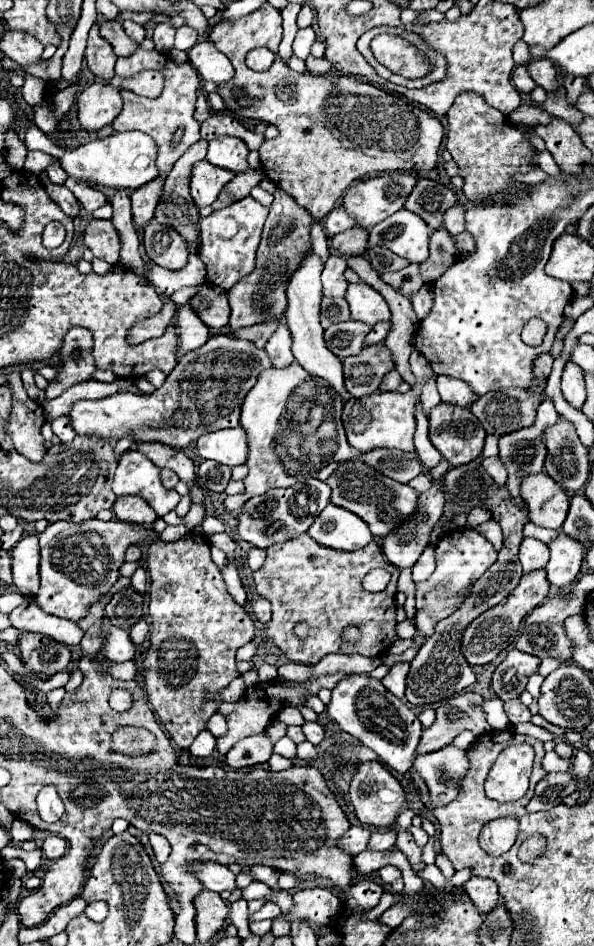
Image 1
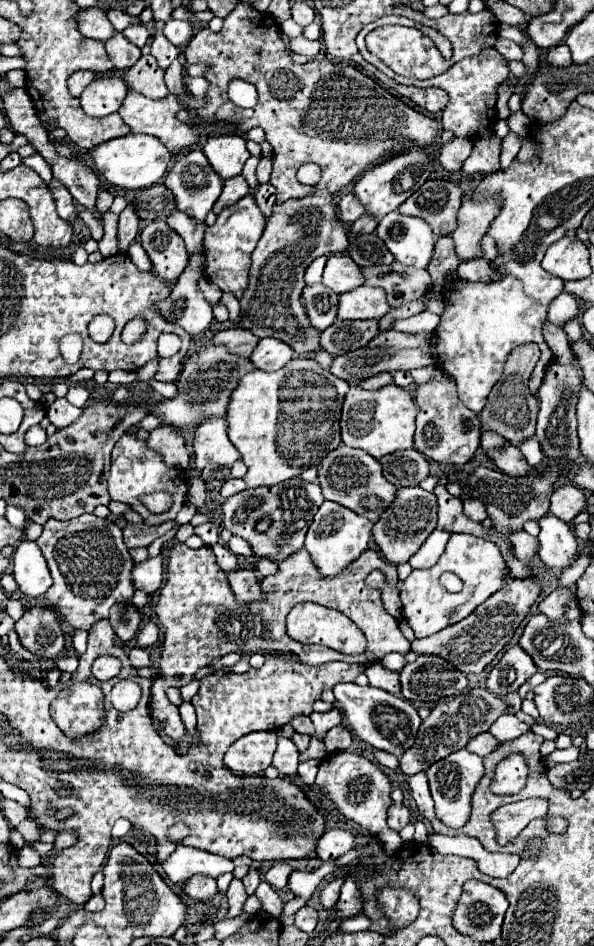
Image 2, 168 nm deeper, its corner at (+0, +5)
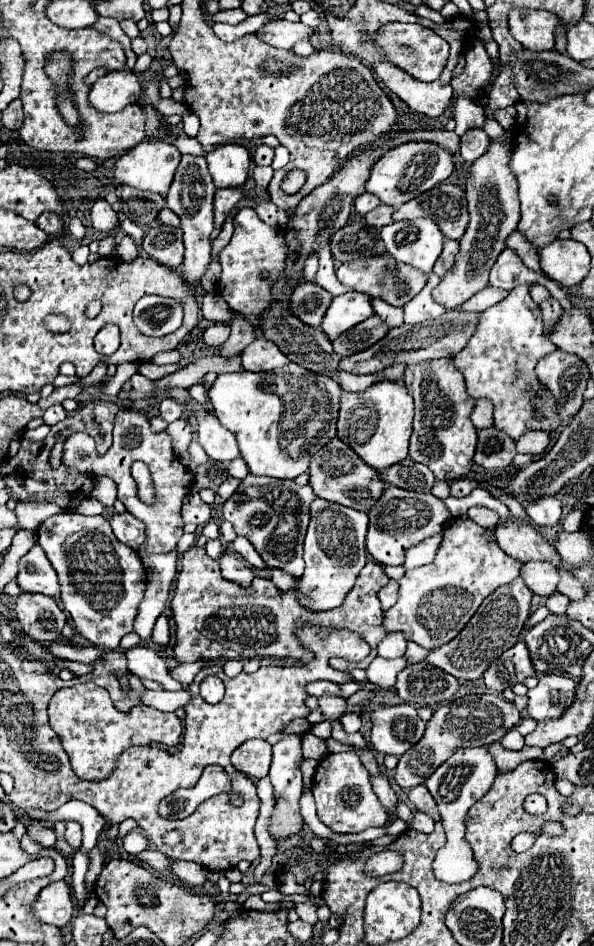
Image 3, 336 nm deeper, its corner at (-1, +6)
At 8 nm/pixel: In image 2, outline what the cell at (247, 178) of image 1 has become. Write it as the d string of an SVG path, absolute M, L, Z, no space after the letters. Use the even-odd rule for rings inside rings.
M236 176L236 178L232 178L232 180L226 180L224 182L224 190L222 190L222 194L220 194L220 198L216 200L216 204L214 204L214 214L220 214L222 212L222 208L228 208L228 206L232 206L232 204L236 204L240 198L244 198L246 194L248 194L248 182L244 180L244 176Z

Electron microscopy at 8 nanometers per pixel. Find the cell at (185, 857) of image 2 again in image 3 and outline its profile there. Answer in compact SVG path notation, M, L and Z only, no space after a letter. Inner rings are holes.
M147 849L147 851L143 851L143 853L139 853L137 855L141 861L145 861L145 863L149 863L153 869L157 869L157 871L167 871L167 873L171 873L173 871L173 859L169 859L167 855L163 855L163 853L159 853L157 849Z

